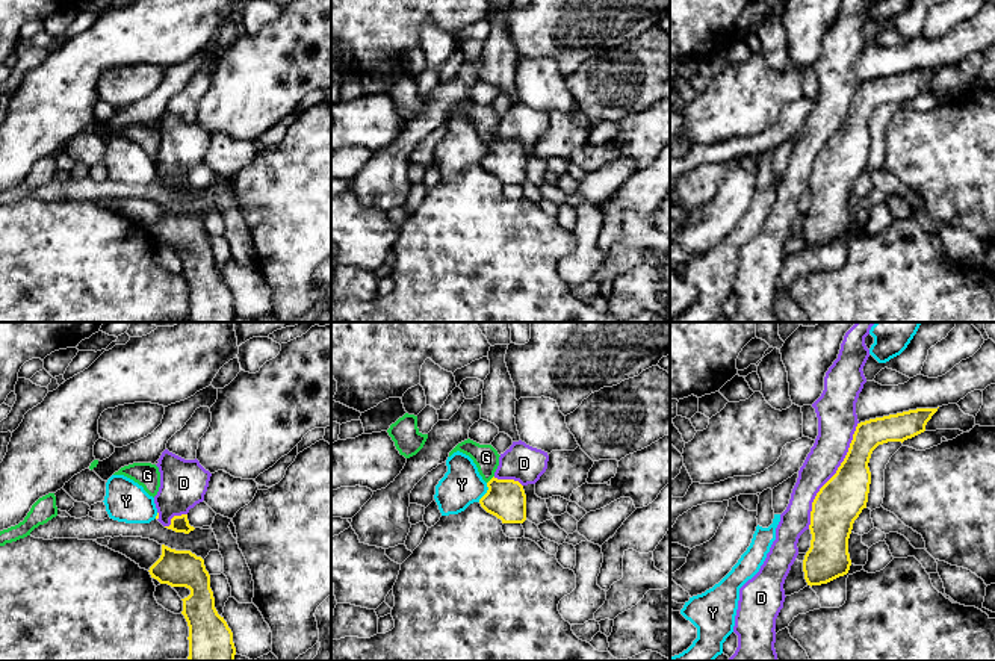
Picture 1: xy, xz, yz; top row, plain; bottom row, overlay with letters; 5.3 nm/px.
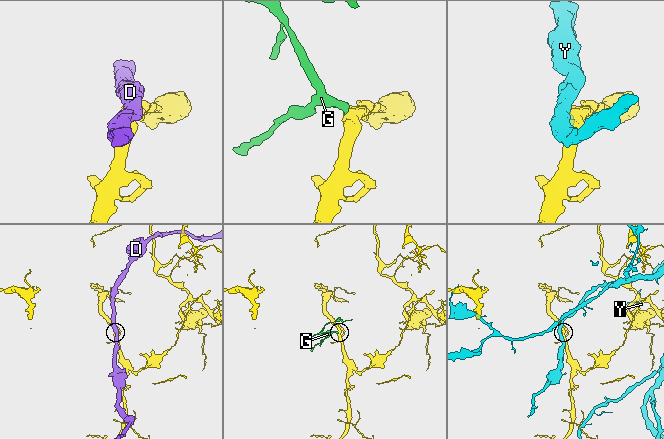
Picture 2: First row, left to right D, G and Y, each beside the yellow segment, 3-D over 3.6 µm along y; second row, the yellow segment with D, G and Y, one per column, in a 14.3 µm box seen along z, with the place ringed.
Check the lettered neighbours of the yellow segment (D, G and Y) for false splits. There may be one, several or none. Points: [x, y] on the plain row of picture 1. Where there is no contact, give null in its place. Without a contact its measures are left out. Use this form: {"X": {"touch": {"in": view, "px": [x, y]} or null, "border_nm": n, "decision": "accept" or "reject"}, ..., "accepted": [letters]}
{"D": {"touch": {"in": "yz", "px": [833, 136]}, "border_nm": 650, "decision": "reject"}, "G": {"touch": {"in": "xz", "px": [490, 141]}, "border_nm": 60, "decision": "accept"}, "Y": {"touch": {"in": "xz", "px": [487, 153]}, "border_nm": 120, "decision": "reject"}, "accepted": ["G"]}

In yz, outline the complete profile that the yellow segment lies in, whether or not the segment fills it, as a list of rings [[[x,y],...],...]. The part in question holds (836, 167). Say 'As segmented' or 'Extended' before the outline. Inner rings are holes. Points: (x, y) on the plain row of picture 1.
As segmented. [[[916,70],[897,76],[869,80],[857,85],[848,113],[836,135],[820,150],[811,172],[811,209],[803,221],[803,233],[807,247],[827,245],[848,234],[851,221],[848,200],[854,182],[866,169],[871,133],[868,129],[873,112],[888,103],[904,103],[925,92],[927,83],[938,70]]]

